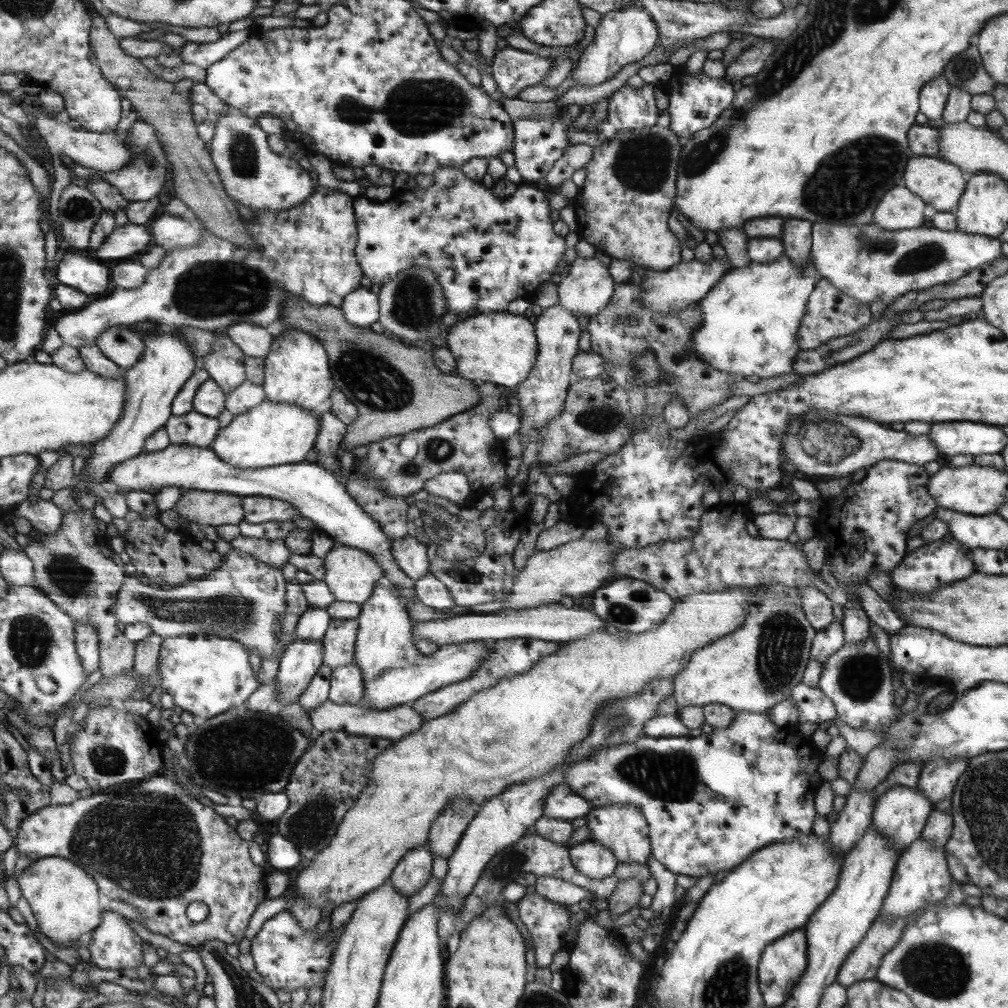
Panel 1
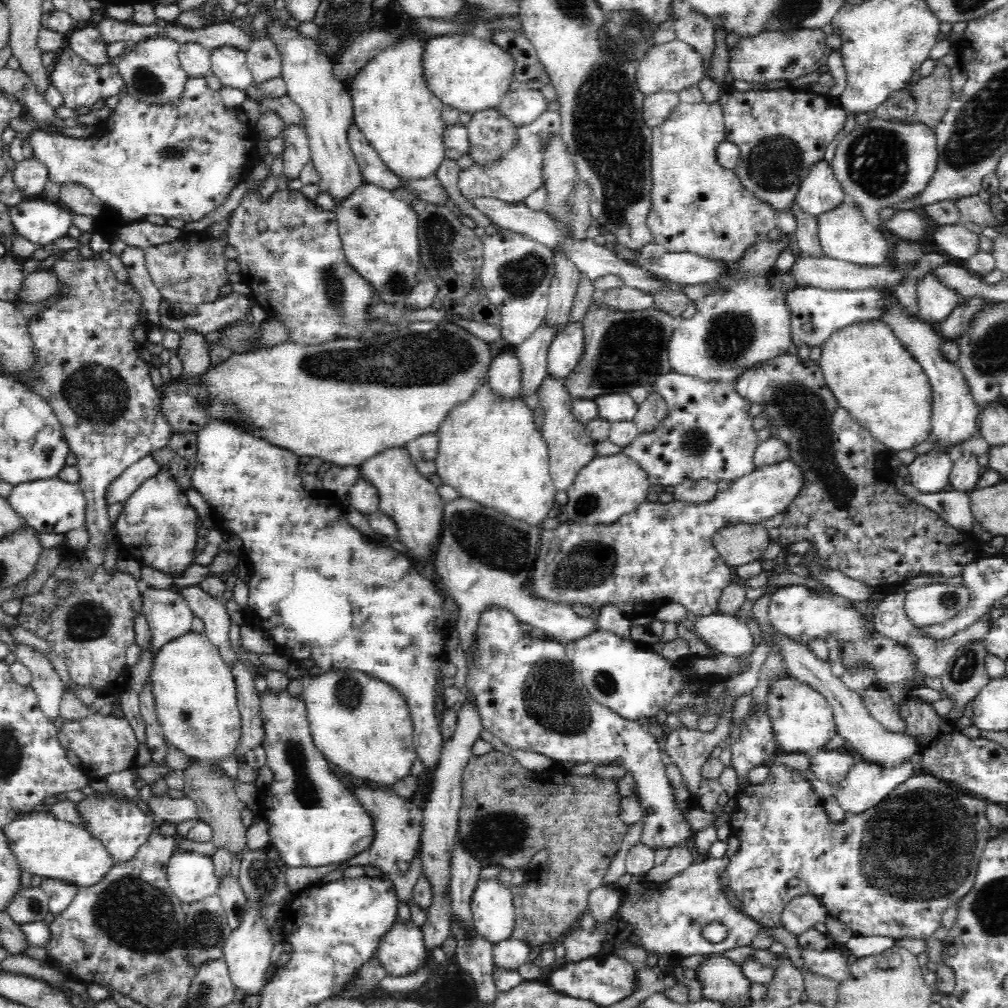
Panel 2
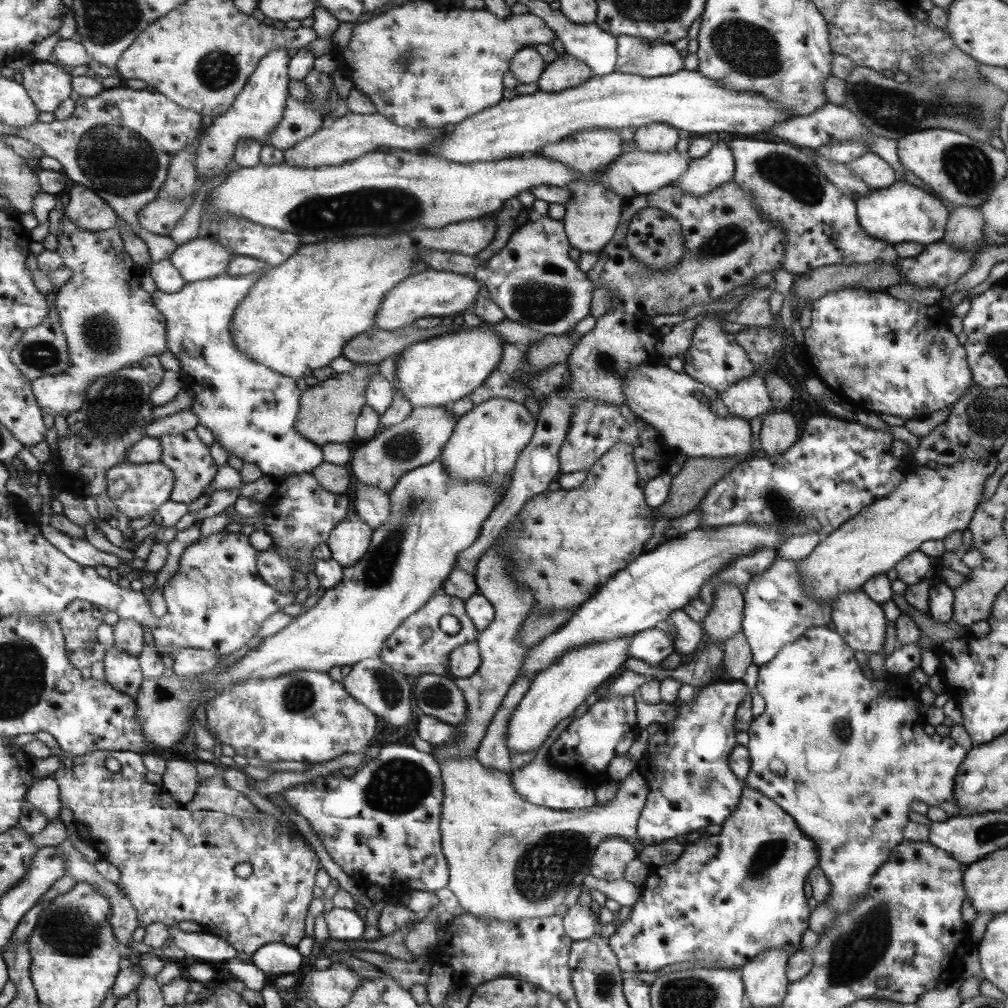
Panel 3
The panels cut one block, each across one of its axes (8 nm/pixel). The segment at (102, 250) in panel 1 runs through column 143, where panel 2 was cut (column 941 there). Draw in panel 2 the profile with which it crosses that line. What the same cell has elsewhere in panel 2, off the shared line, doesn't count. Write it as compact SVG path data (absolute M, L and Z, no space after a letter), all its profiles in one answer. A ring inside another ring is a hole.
M958 224L934 226L930 238L944 255L968 261L981 252L980 236L980 233L974 233Z

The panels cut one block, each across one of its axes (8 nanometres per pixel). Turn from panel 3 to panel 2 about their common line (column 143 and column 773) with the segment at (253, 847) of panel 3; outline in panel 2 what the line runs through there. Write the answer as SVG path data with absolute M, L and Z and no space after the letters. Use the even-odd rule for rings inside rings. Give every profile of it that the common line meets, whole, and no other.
M770 765L772 780L764 784L748 786L740 789L737 794L734 808L730 811L729 826L731 834L735 835L740 841L738 850L730 857L730 862L726 865L726 874L730 878L731 894L734 894L735 900L739 902L745 914L754 921L760 921L767 927L774 928L781 924L781 914L784 906L794 900L796 896L802 893L812 893L816 896L830 918L836 918L852 930L854 936L885 936L898 940L901 938L930 938L940 926L942 926L942 916L951 906L956 907L959 900L966 896L973 888L979 862L983 855L984 847L990 839L988 830L992 827L985 816L985 806L987 801L977 797L970 797L966 793L958 792L957 788L940 780L935 776L928 774L916 774L911 776L896 787L896 792L892 791L881 803L872 808L867 808L864 812L856 815L845 814L845 817L838 822L832 821L826 813L826 807L823 805L823 799L818 796L812 785L801 771L789 768L786 765Z

